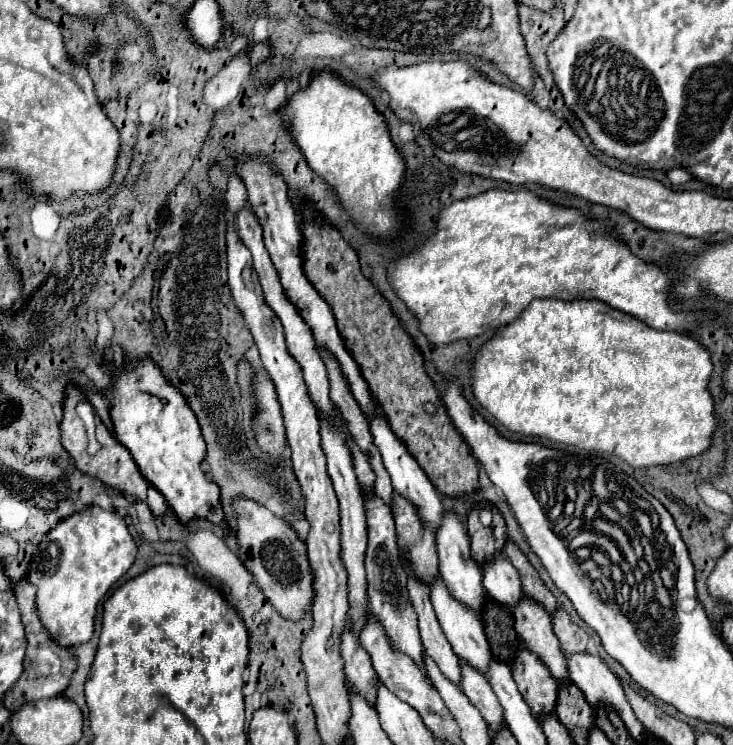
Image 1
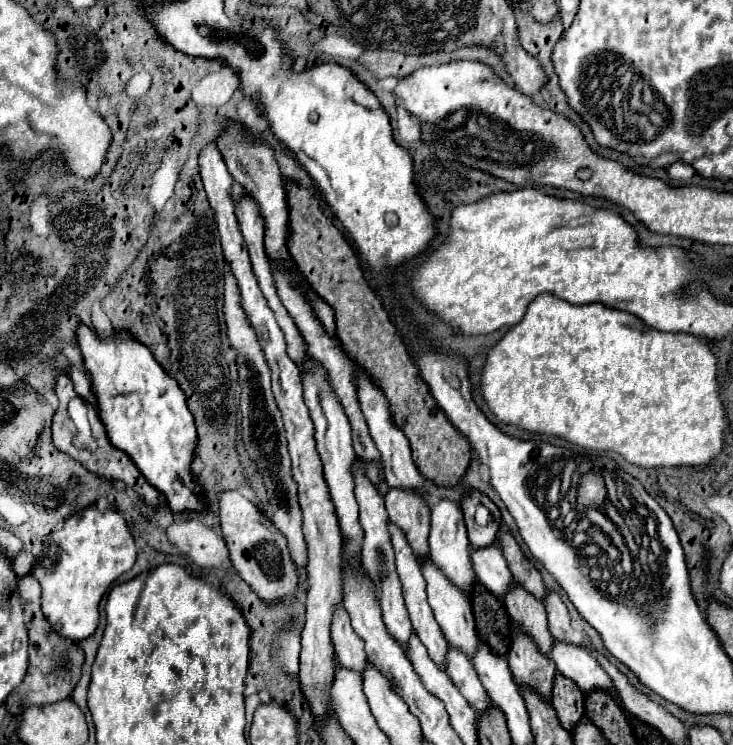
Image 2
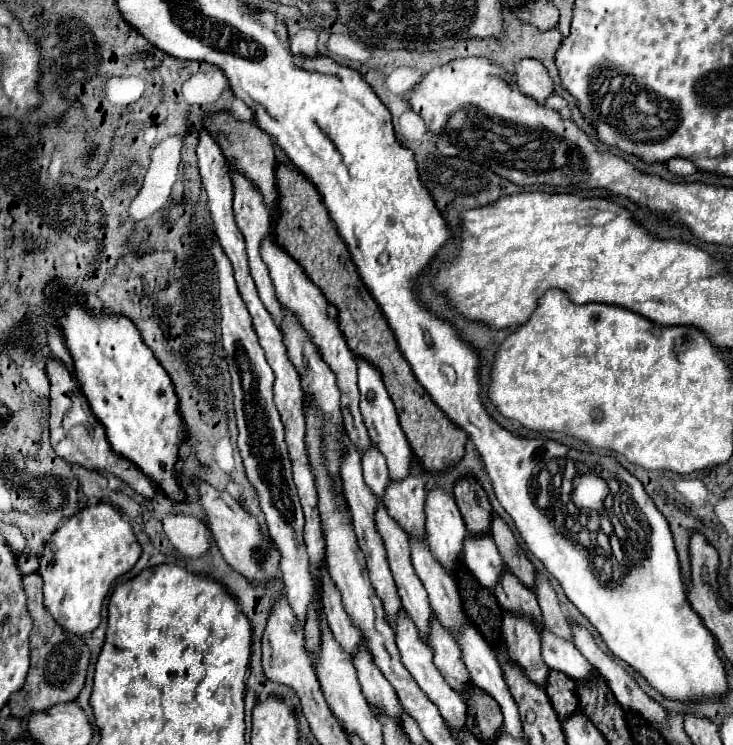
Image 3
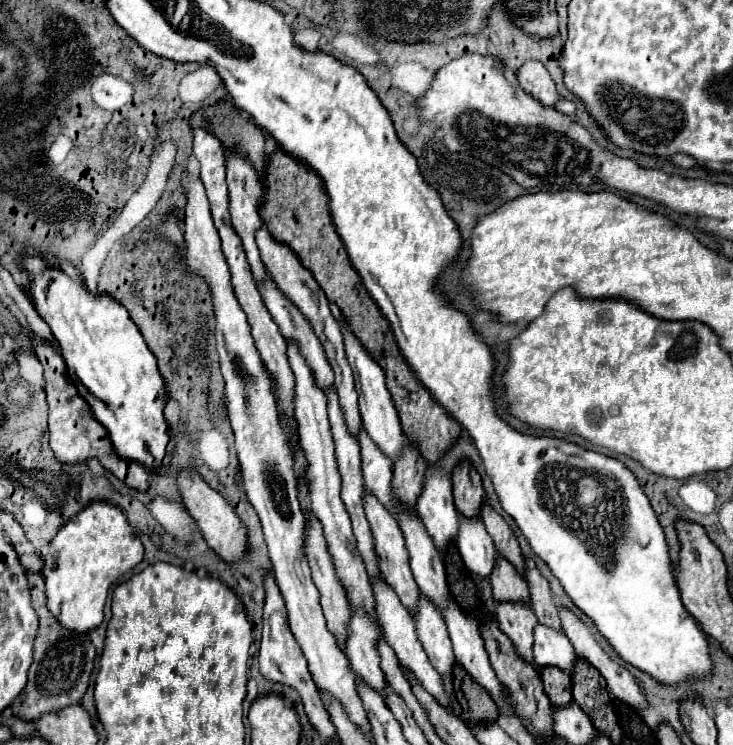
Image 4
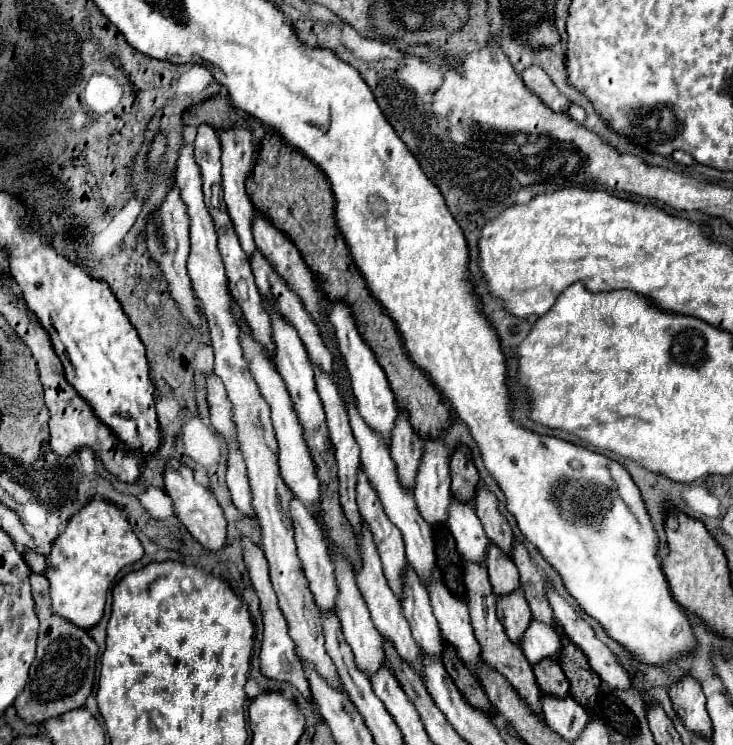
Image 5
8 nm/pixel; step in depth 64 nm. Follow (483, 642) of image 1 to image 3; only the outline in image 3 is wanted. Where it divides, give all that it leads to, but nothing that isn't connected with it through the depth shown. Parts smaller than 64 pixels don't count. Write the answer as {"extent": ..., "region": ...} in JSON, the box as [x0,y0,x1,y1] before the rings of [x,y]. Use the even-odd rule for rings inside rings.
{"extent":[410,536,466,632],"region":[[[410,536],[410,550],[412,566],[428,592],[432,612],[444,628],[454,632],[458,626],[466,624],[466,616],[462,612],[462,602],[452,576],[438,560],[434,560],[426,538]]]}

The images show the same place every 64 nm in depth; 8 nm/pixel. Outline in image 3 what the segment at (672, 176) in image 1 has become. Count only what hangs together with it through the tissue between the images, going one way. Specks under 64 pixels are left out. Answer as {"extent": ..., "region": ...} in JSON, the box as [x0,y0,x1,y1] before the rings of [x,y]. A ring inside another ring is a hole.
{"extent":[666,158,696,176],"region":[[[672,158],[666,162],[666,166],[670,168],[672,174],[680,174],[680,176],[688,176],[688,174],[696,172],[696,166],[686,158]]]}

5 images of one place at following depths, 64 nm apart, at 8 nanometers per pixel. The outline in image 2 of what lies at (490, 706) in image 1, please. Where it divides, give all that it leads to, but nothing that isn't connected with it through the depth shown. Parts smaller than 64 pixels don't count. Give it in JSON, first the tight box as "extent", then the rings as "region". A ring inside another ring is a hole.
{"extent":[444,646,490,712],"region":[[[450,646],[446,652],[446,660],[444,660],[444,672],[448,674],[452,684],[460,690],[460,694],[468,700],[468,704],[474,710],[484,712],[488,708],[490,698],[488,698],[484,686],[480,684],[468,656],[464,656],[464,652]]]}

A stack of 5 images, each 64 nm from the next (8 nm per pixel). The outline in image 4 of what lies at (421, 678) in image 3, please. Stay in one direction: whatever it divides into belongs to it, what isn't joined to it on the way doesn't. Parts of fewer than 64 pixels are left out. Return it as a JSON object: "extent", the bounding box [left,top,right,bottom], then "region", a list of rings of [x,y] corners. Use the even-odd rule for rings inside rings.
{"extent":[372,580,448,706],"region":[[[372,580],[372,596],[376,596],[376,612],[380,612],[380,628],[384,628],[384,636],[388,636],[388,644],[392,644],[398,660],[402,666],[410,668],[410,672],[420,680],[420,684],[424,688],[428,688],[428,692],[442,704],[442,706],[448,706],[448,696],[440,684],[440,674],[432,668],[424,648],[420,646],[418,638],[416,638],[416,630],[414,630],[414,622],[412,622],[412,616],[410,612],[400,604],[398,596],[394,594],[394,590],[380,580]]]}

